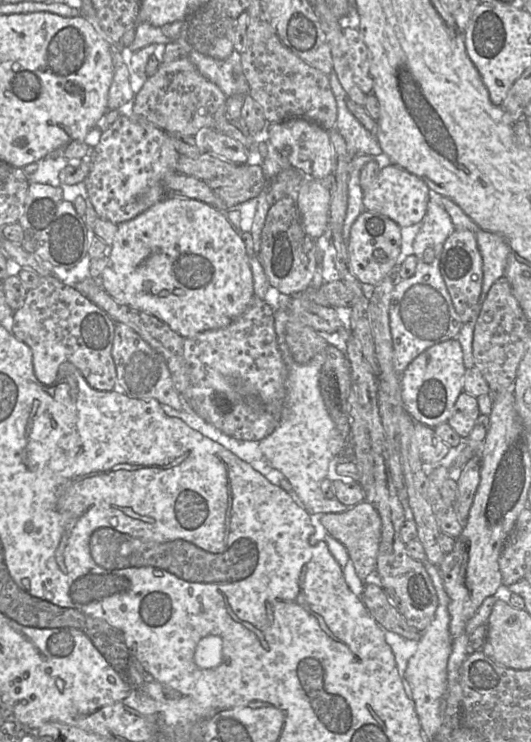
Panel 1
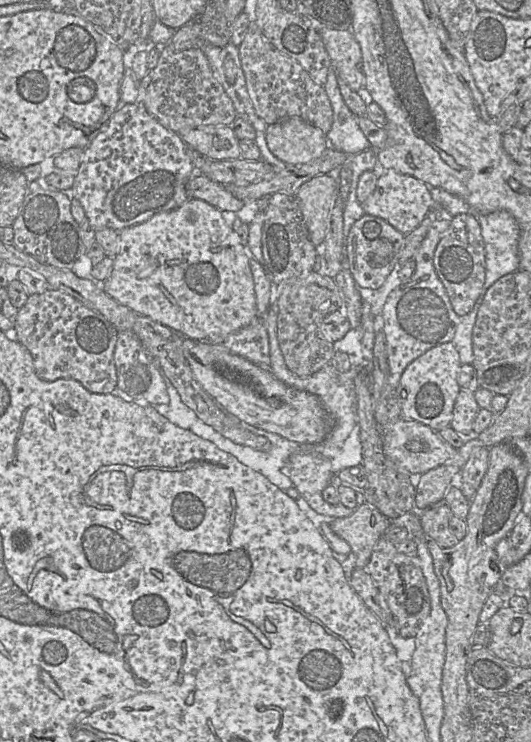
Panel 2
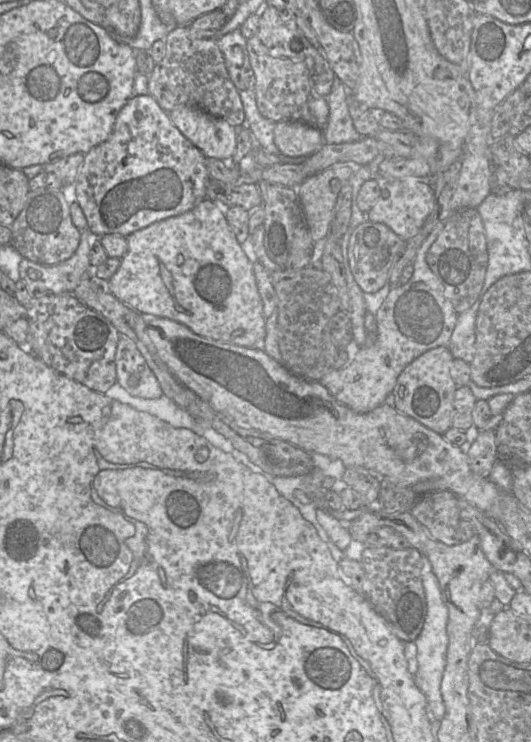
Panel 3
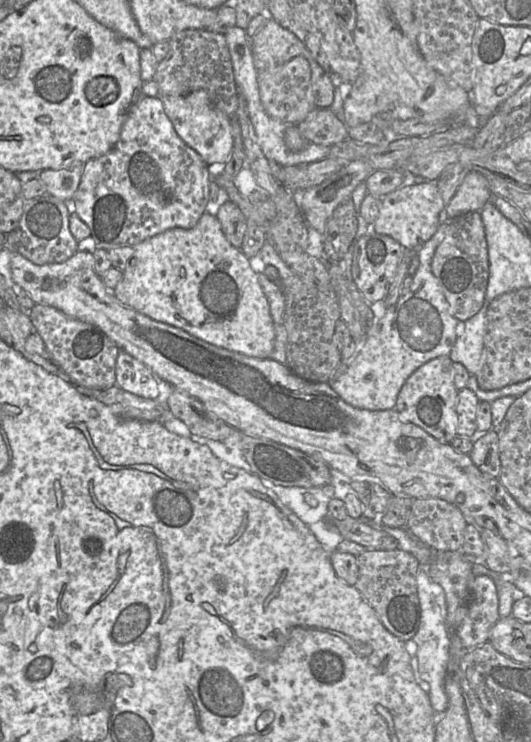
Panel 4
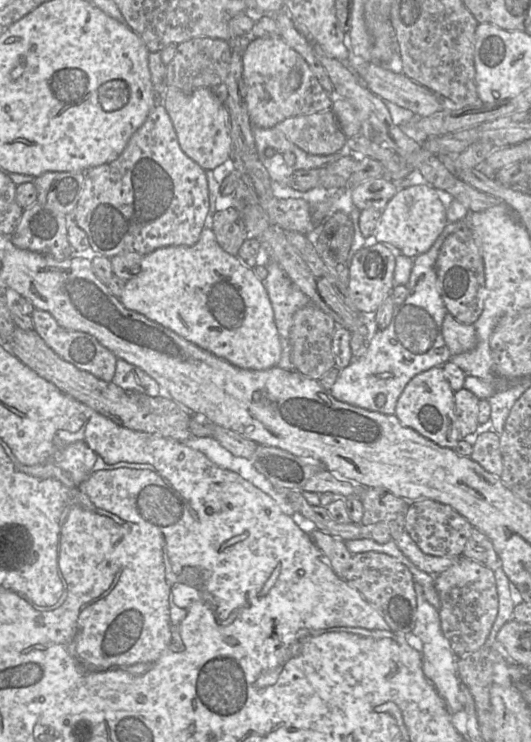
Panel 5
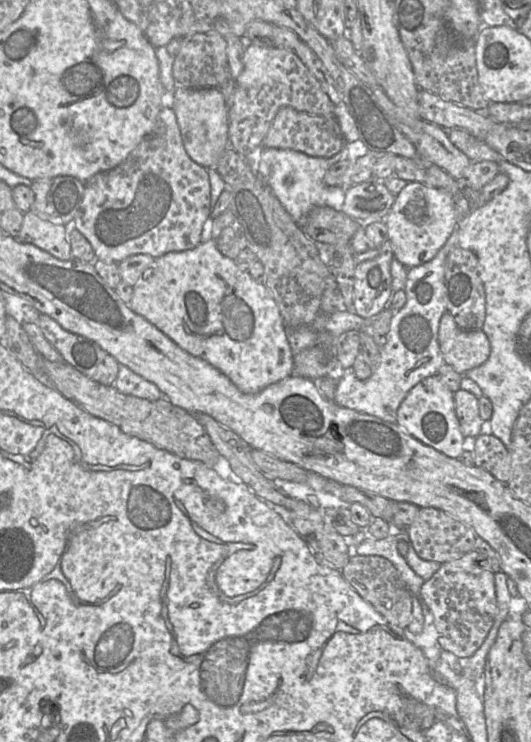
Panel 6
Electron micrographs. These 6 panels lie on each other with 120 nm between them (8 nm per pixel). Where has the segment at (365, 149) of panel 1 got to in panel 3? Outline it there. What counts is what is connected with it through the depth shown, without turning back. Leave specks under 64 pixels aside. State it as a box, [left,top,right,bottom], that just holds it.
[320,77,362,144]

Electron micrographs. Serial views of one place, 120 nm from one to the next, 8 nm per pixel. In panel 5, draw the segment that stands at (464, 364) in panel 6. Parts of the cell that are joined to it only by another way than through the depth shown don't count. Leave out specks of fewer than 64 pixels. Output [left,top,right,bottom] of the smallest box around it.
[442,312,477,356]

